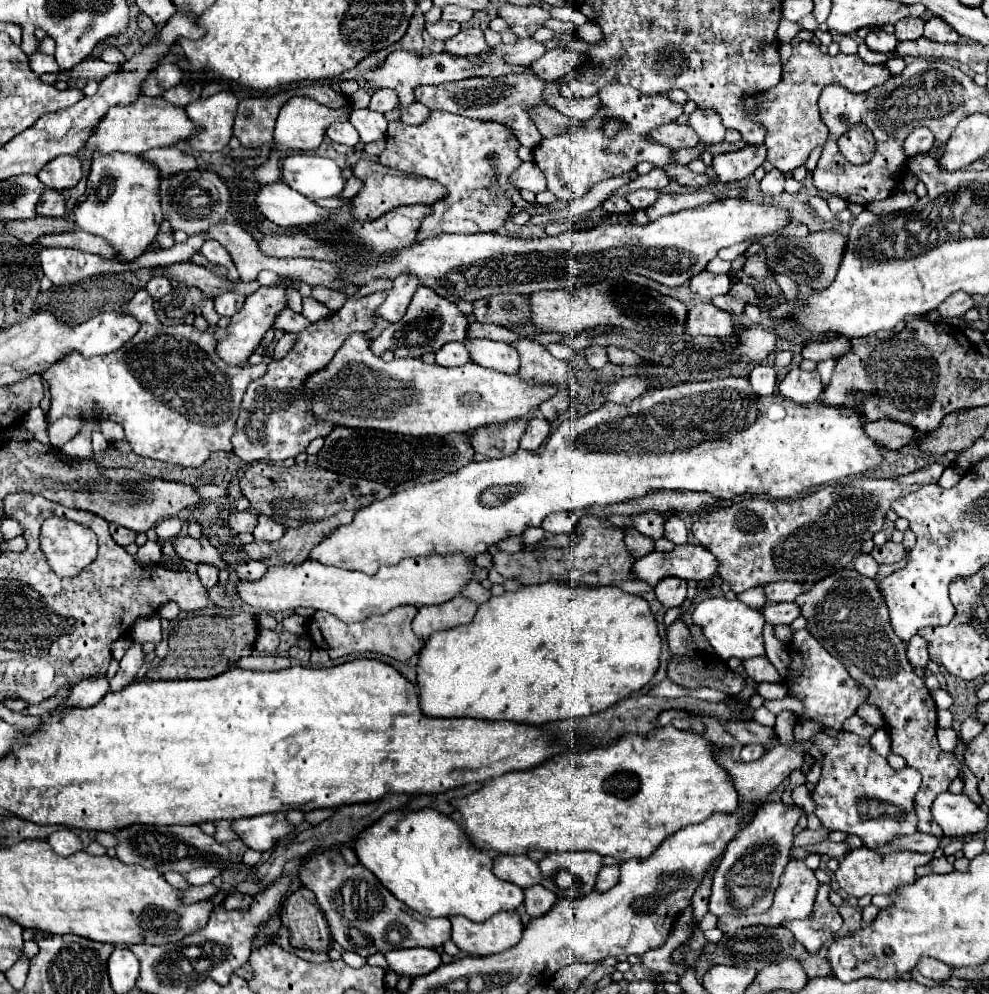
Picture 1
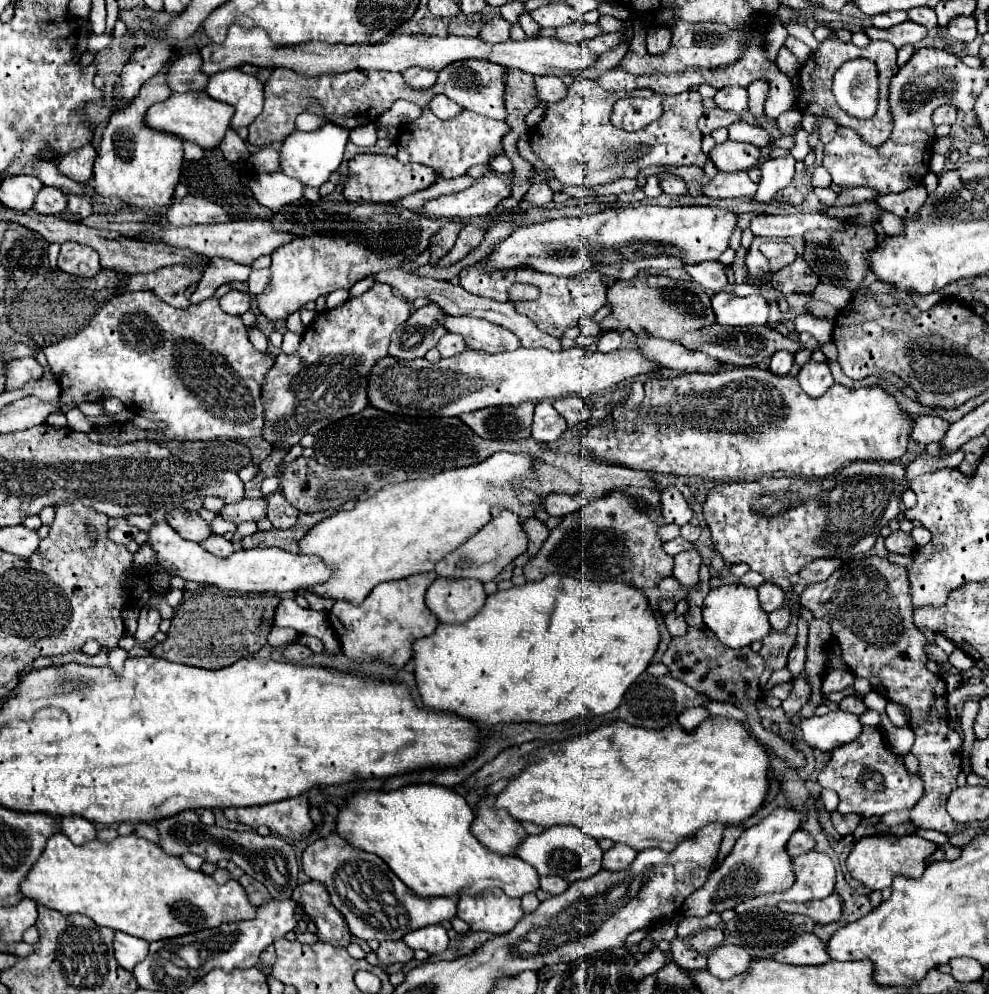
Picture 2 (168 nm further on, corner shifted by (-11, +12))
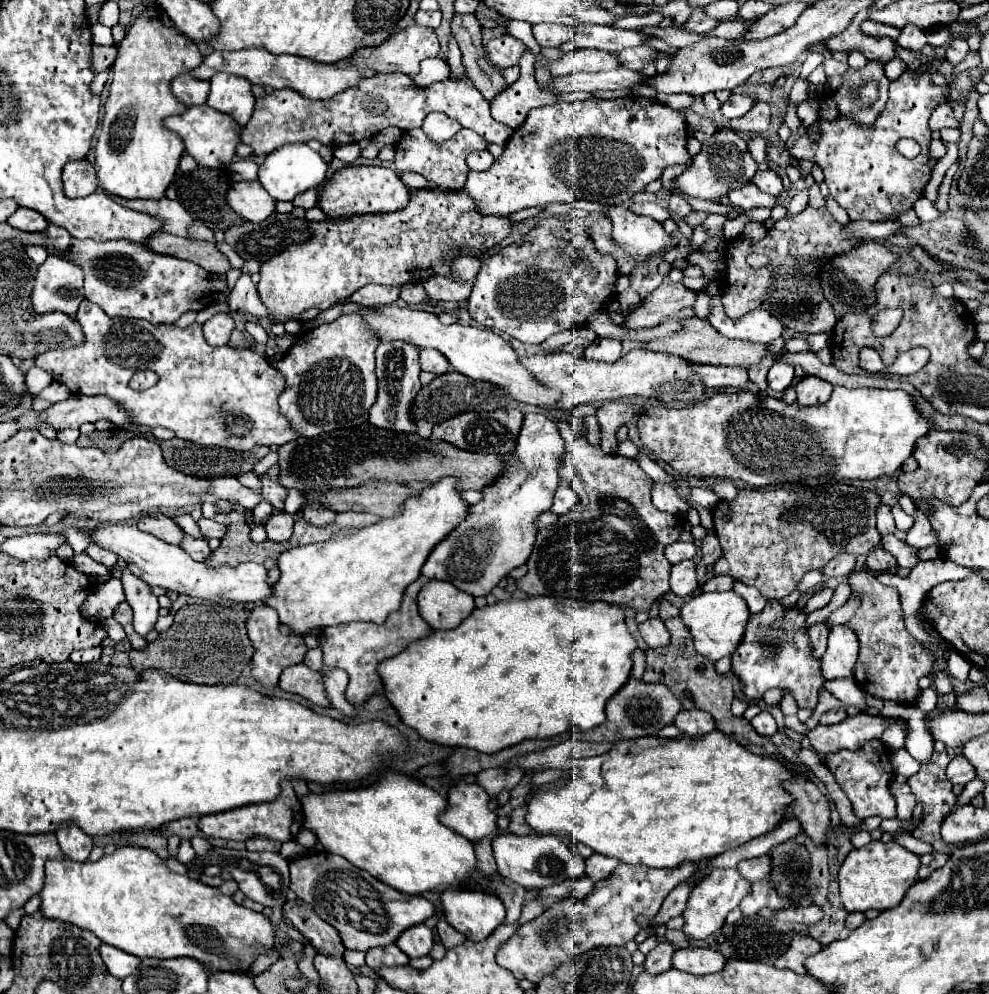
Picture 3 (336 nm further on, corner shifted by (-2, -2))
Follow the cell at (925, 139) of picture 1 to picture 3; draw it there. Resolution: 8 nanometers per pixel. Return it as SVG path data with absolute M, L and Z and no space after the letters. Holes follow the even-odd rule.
M950 103L938 105L938 107L934 109L932 117L930 117L930 129L932 129L932 131L940 131L940 129L944 129L944 127L954 127L954 129L960 127L960 121L954 117Z

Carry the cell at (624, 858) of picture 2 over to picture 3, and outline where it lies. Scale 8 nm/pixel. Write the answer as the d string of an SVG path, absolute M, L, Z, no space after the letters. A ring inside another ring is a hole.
M594 853L592 857L586 859L586 875L588 875L592 881L606 879L618 863L620 863L618 859L612 859L612 857L606 857L606 855L598 855L598 853Z

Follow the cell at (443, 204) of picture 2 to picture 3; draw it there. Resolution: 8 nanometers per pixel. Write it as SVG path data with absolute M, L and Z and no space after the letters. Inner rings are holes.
M626 95L622 99L590 99L590 101L558 101L554 105L536 107L530 111L522 127L508 139L502 155L486 171L468 171L464 191L474 197L482 215L510 215L528 207L550 203L574 203L578 199L618 205L634 193L656 181L664 167L690 163L686 149L688 125L684 113L648 97Z

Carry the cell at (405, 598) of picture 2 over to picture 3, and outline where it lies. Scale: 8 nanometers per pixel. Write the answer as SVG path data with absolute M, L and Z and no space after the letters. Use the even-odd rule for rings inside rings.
M420 575L414 583L410 583L410 587L406 587L406 595L402 597L400 611L390 615L390 619L386 623L382 623L382 625L376 625L376 623L348 623L348 625L336 625L336 627L322 629L322 633L320 633L320 649L322 649L322 655L324 655L324 663L322 663L320 673L326 675L334 667L344 669L348 673L348 677L350 677L344 695L352 705L360 705L370 695L384 689L382 679L380 679L380 675L376 671L380 661L398 655L412 641L422 639L432 631L430 625L418 615L418 603L416 603L416 595L424 587L426 581L428 579L424 575ZM392 625L398 625L398 627L392 629Z

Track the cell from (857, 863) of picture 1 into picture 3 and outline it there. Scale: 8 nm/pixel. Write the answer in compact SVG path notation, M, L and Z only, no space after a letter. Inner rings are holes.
M870 841L866 847L852 849L844 859L838 871L838 885L840 885L840 899L846 911L868 911L868 909L892 909L896 907L910 885L918 881L920 857L912 851L900 847L896 841Z

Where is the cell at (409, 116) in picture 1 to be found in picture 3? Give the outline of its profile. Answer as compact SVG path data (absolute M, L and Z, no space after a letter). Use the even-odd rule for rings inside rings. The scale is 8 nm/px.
M430 113L426 119L424 119L424 125L422 125L424 133L432 139L432 141L446 141L450 139L452 135L456 135L462 125L456 121L456 119L450 119L448 115L442 115L442 113Z

